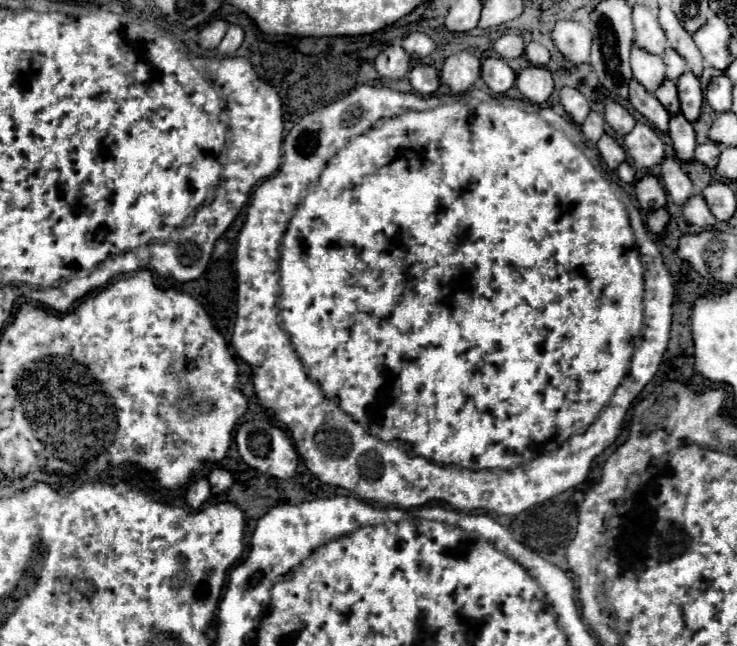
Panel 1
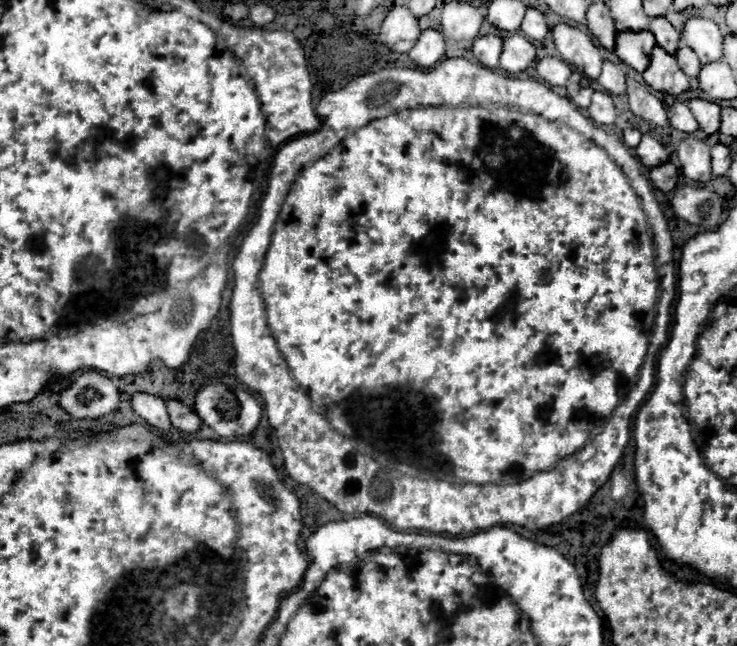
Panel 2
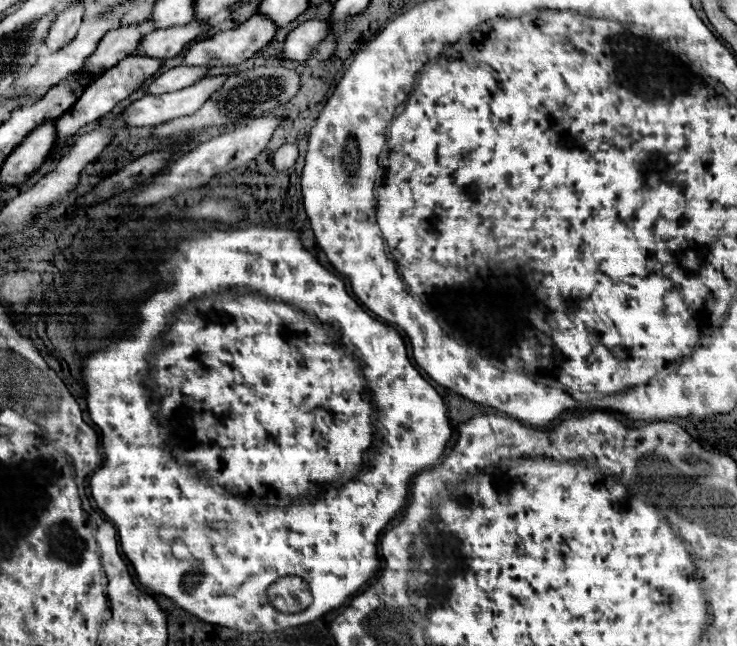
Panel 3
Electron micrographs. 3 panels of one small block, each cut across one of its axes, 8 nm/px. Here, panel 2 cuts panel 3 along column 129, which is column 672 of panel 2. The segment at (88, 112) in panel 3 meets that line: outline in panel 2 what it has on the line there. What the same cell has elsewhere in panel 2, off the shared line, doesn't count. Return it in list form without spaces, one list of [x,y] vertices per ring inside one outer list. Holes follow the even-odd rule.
[[[654,46],[650,66],[644,70],[644,82],[662,94],[678,96],[690,88],[688,76],[678,66],[676,58],[666,54],[660,46]]]

